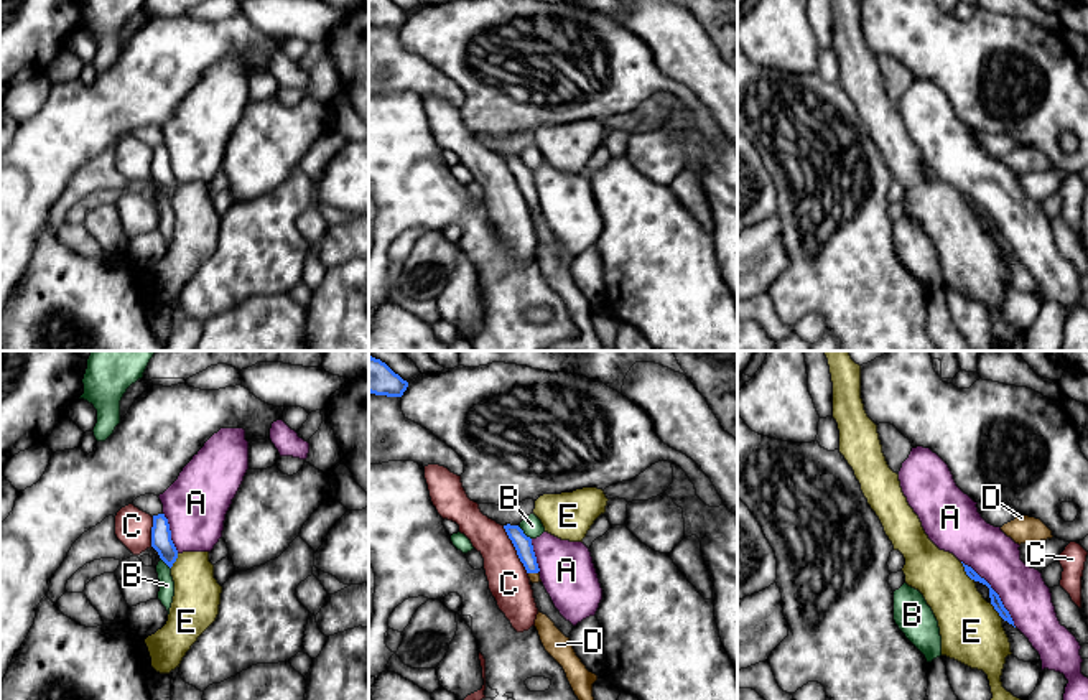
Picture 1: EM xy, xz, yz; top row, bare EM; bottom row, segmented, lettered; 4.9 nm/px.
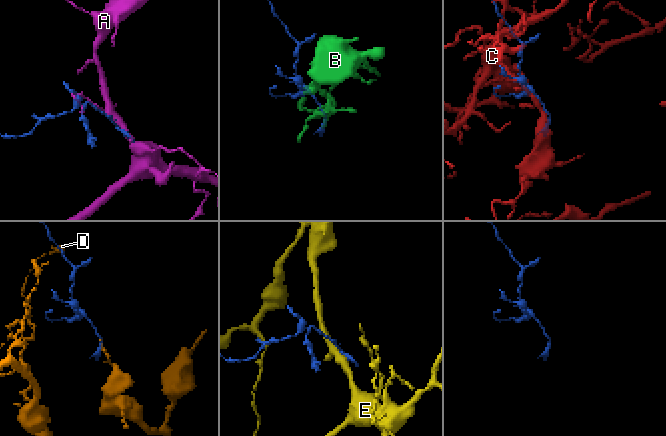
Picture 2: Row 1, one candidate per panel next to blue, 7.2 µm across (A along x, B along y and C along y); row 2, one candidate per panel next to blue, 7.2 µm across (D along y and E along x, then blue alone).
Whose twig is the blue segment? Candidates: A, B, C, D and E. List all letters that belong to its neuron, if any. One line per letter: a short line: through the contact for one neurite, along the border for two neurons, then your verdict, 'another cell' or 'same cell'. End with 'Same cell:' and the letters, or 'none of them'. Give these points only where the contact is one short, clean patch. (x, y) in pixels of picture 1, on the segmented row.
A: another cell
B: another cell
C: another cell
D: line xz (522, 544), (534, 572), (534, 577); same cell
E: another cell
Same cell: D

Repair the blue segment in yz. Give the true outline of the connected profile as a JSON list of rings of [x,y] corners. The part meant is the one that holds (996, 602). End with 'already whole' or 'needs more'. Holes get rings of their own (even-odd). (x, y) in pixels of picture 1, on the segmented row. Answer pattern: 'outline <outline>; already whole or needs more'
outline [[[963,563],[963,567],[965,567],[966,575],[968,575],[971,580],[979,581],[979,583],[983,583],[983,585],[986,585],[986,586],[989,588],[991,604],[994,606],[994,609],[999,613],[999,616],[1001,616],[1004,621],[1007,621],[1009,624],[1014,626],[1014,621],[1012,621],[1009,611],[1004,608],[1004,604],[1002,604],[999,595],[991,588],[991,585],[989,585],[984,578],[981,578],[971,567],[968,567],[968,565],[965,565],[965,563]]]; already whole

